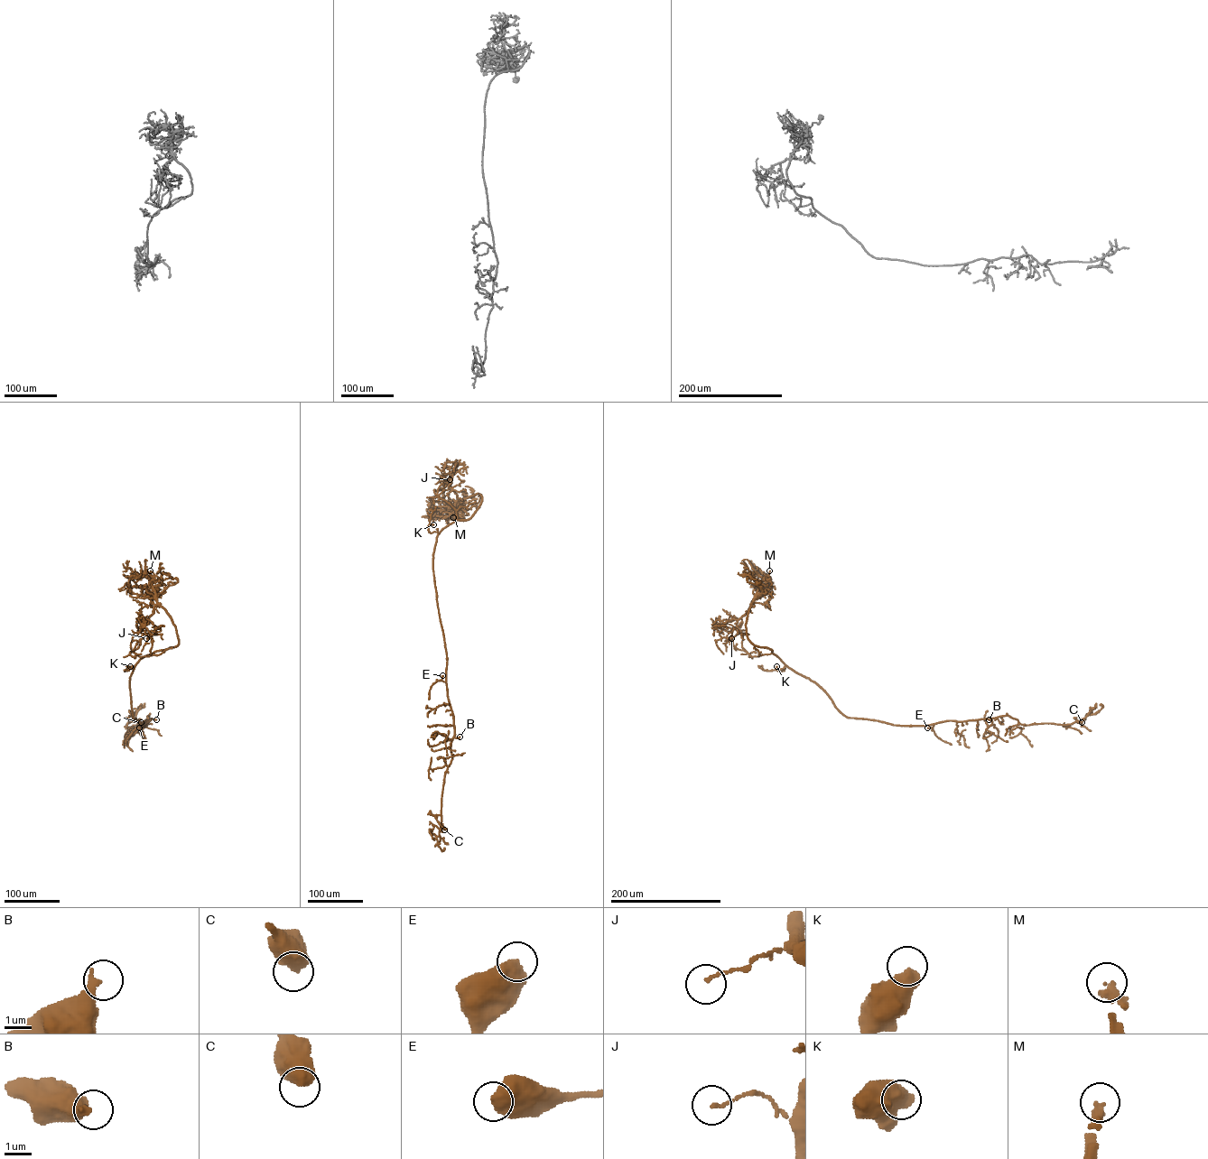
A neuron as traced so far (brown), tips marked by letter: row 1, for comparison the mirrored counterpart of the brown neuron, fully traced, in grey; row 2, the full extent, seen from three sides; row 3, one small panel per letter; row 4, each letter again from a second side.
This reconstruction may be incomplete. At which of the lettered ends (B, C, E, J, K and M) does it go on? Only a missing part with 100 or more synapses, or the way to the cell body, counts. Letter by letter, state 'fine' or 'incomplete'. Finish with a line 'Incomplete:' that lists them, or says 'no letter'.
B: fine
C: fine
E: fine
J: fine
K: fine
M: incomplete
Incomplete: M

